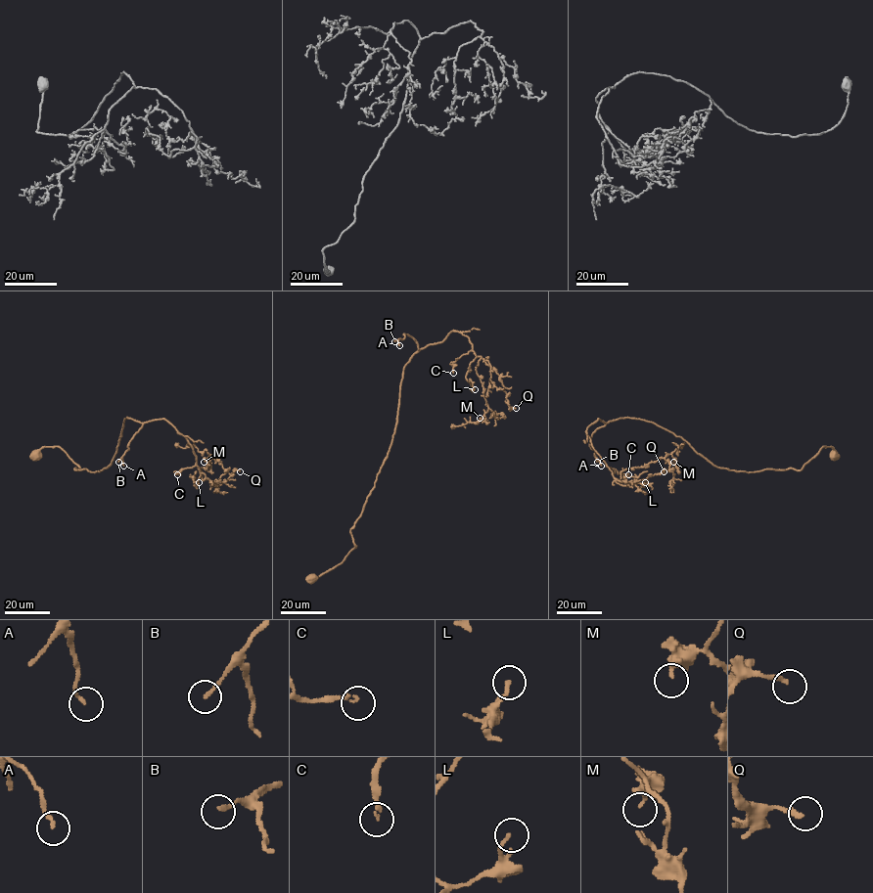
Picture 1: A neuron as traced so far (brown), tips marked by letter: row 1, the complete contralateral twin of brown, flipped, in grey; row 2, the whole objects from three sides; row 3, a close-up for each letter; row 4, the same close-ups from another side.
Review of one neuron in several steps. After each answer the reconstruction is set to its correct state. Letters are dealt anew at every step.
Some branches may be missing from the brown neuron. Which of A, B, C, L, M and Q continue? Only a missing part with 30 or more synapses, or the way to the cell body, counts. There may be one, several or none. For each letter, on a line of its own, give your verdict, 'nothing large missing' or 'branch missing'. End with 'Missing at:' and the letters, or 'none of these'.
A: branch missing
B: branch missing
C: branch missing
L: nothing large missing
M: nothing large missing
Q: nothing large missing
Missing at: A, B, C

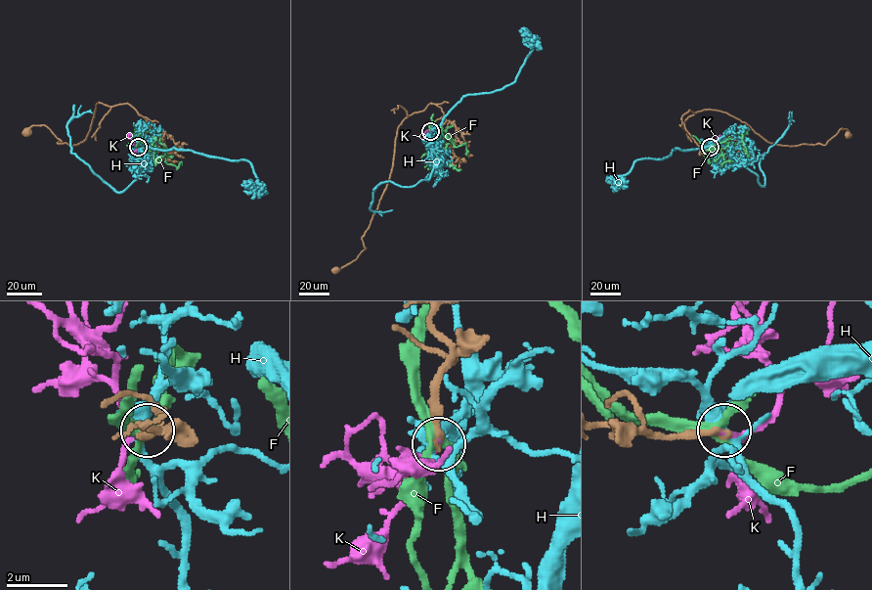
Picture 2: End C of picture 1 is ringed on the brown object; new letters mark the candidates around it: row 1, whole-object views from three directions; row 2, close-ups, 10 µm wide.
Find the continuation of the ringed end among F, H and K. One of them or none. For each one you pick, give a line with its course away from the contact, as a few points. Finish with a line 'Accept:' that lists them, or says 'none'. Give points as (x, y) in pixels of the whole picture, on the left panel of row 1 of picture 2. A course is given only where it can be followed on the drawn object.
K: via (138, 147), (128, 138), (131, 133)
Accept: K

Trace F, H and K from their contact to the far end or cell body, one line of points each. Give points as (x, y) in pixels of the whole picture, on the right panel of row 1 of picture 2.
F: (709, 147), (700, 142), (706, 151), (720, 151), (725, 161), (721, 164), (733, 160)
H: (710, 147), (717, 158), (726, 154), (719, 145), (676, 149), (637, 158), (621, 177)
K: (709, 147), (712, 146), (710, 142), (720, 135)

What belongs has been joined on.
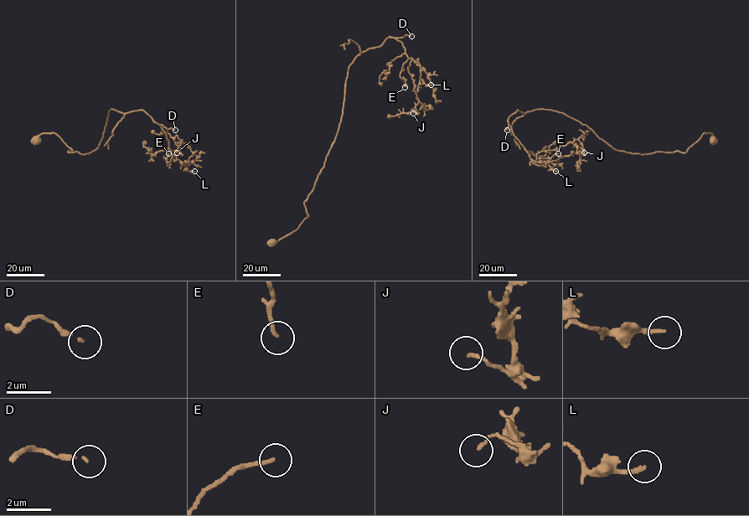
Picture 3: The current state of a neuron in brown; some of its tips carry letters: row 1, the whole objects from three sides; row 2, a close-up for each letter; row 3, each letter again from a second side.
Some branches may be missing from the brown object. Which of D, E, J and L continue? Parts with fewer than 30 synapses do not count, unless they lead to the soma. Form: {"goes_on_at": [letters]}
{"goes_on_at": ["D"]}

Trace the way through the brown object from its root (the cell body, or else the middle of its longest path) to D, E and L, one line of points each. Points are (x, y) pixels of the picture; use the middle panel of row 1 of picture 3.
D: (272, 243), (295, 231), (307, 216), (304, 201), (338, 127), (348, 66), (388, 37), (411, 36)
E: (272, 243), (307, 216), (304, 201), (338, 131), (353, 59), (395, 38), (408, 59), (400, 74), (405, 87)
L: (272, 243), (307, 216), (304, 201), (334, 140), (348, 69), (358, 55), (393, 37), (431, 85)

